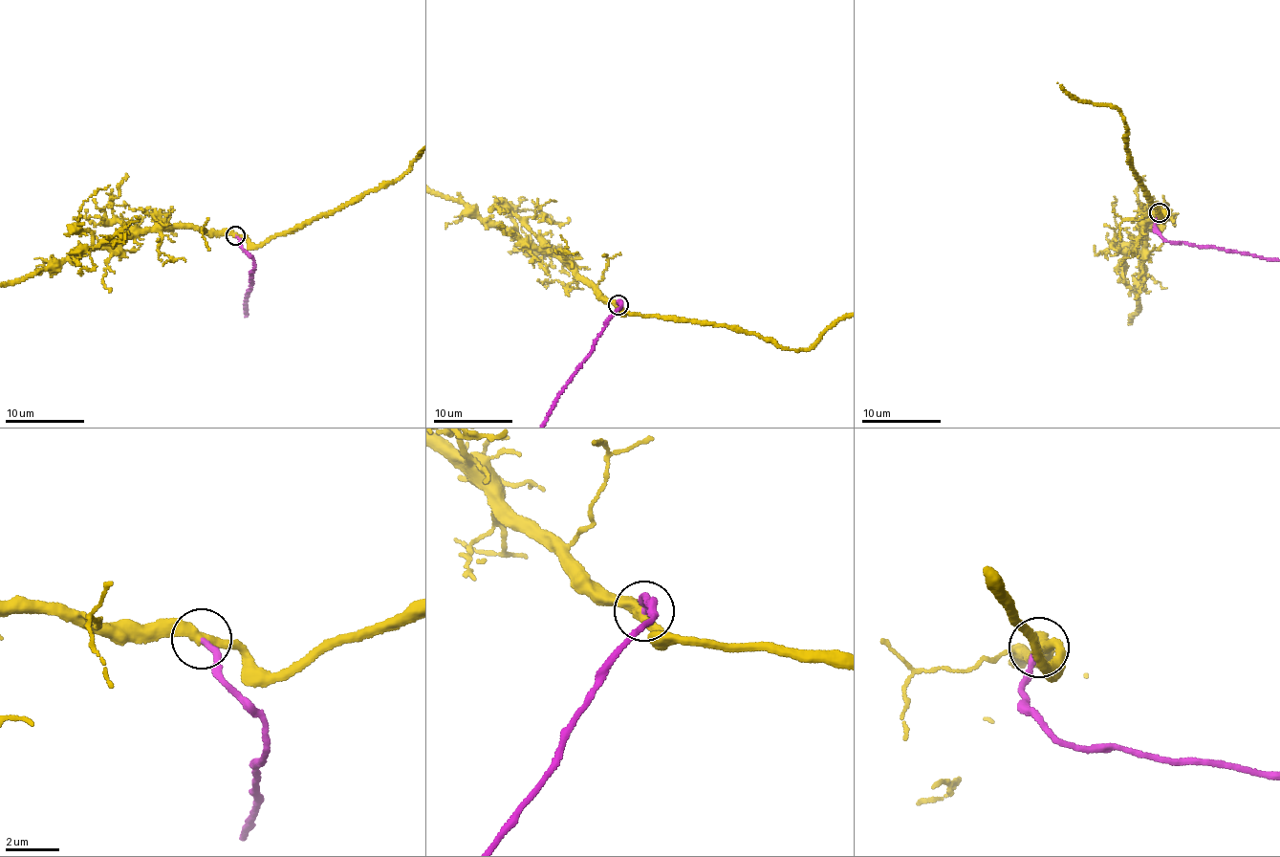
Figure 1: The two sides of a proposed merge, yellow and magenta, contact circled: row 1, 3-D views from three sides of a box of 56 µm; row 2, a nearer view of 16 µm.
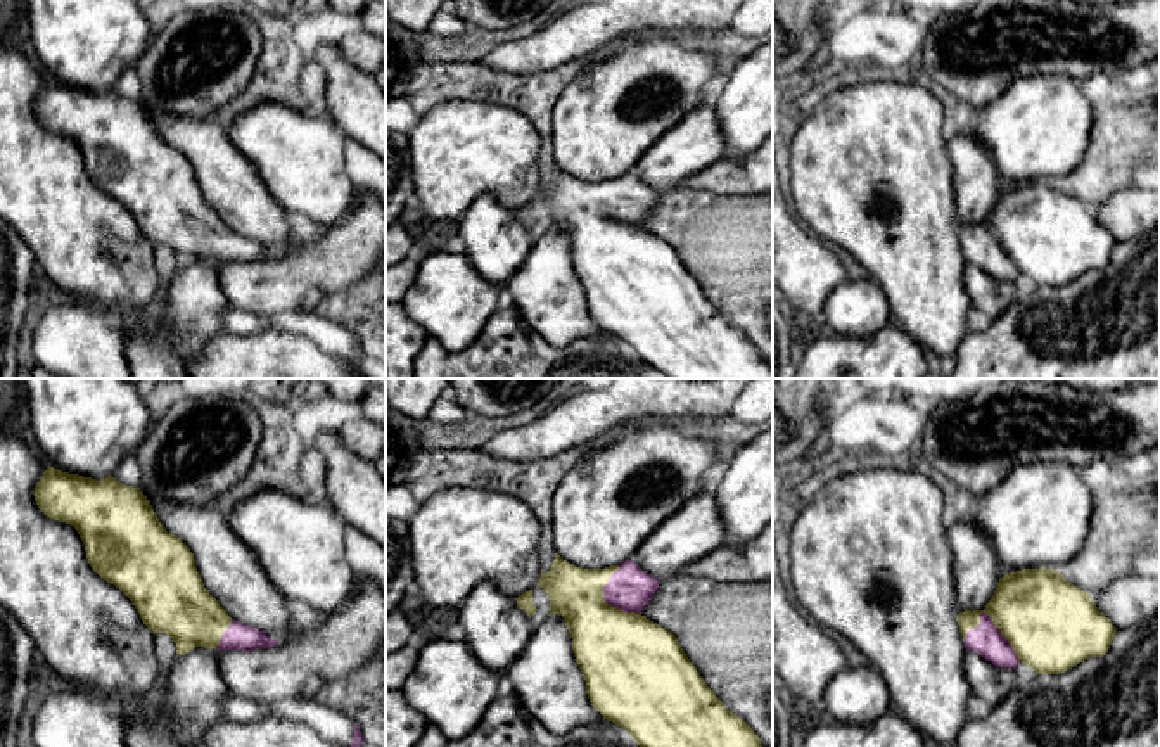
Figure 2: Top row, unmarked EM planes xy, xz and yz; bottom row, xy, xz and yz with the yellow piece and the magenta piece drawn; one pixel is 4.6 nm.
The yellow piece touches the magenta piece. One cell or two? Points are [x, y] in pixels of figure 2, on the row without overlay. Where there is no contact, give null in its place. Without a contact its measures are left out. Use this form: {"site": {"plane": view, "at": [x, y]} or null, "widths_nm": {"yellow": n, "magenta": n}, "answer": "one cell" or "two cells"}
{"site": {"plane": "yz", "at": [1003, 248]}, "widths_nm": {"yellow": 420, "magenta": 150}, "answer": "one cell"}

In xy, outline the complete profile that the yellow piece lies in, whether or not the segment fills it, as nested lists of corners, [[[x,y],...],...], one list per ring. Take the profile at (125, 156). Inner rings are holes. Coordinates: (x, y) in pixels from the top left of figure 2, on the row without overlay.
[[[47,80],[35,99],[35,114],[47,130],[71,137],[78,144],[90,180],[133,214],[149,242],[173,251],[176,270],[195,259],[251,265],[280,256],[265,244],[232,232],[207,206],[194,166],[163,140],[140,100],[126,99],[112,88],[95,93]]]

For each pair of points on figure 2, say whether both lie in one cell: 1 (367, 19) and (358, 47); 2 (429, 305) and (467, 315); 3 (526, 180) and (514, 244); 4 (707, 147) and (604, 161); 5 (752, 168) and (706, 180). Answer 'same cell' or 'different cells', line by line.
1: same cell
2: same cell
3: different cells
4: different cells
5: same cell

